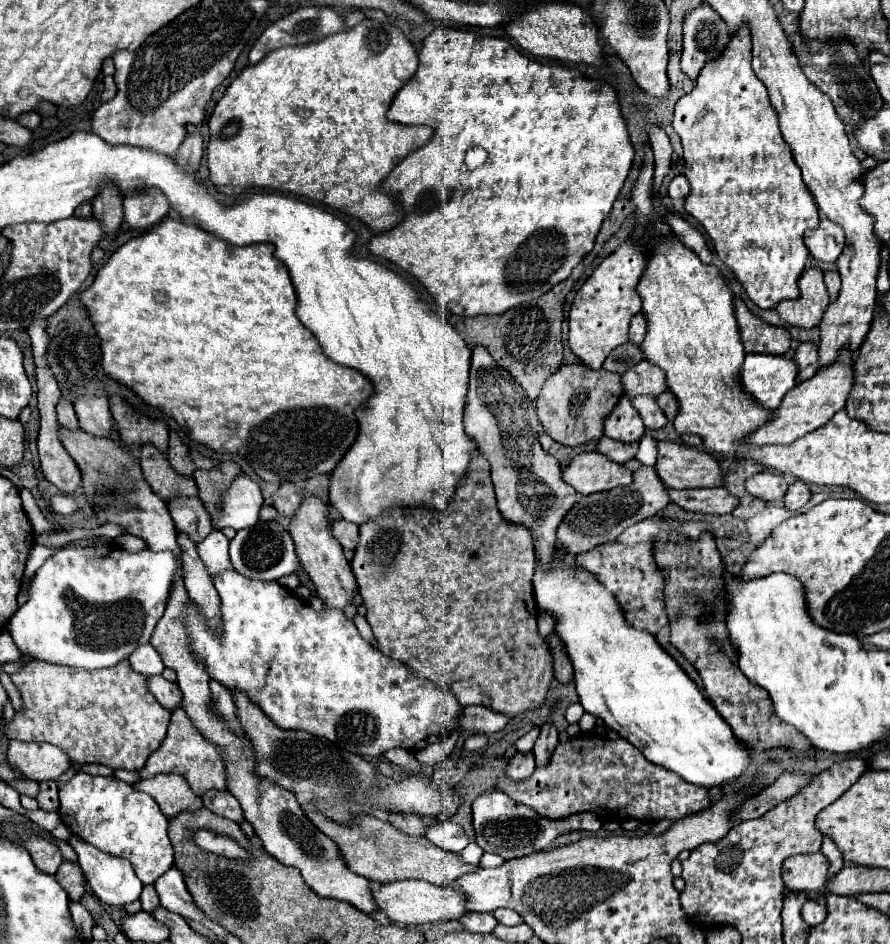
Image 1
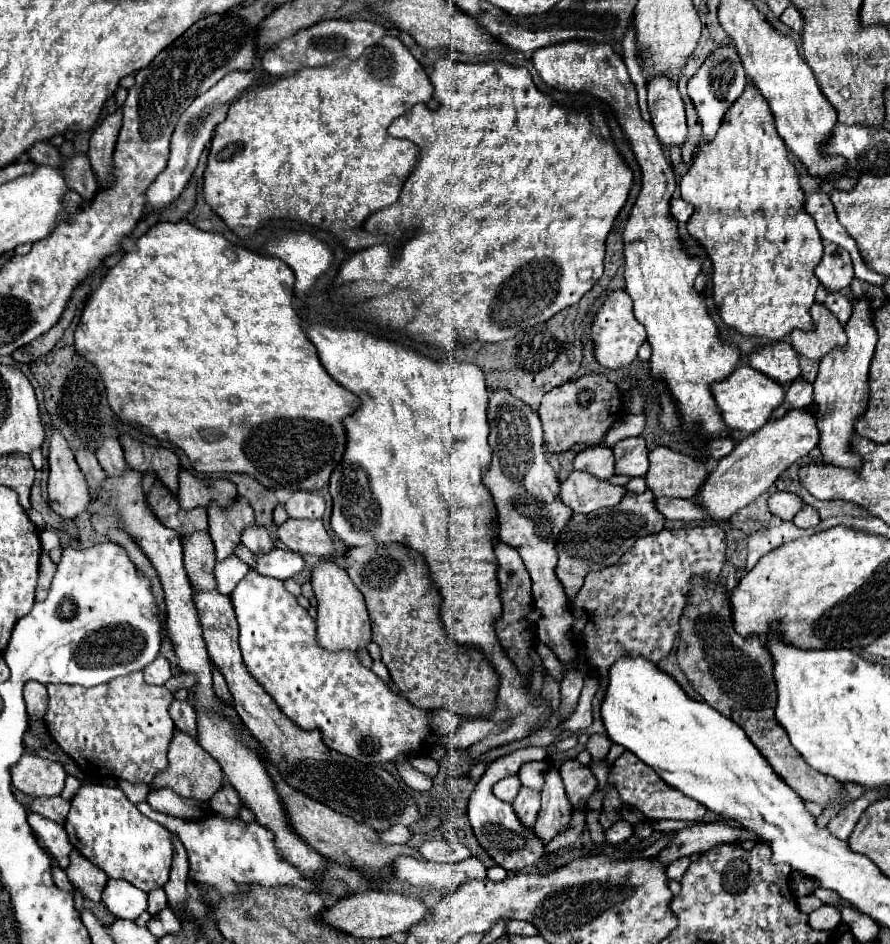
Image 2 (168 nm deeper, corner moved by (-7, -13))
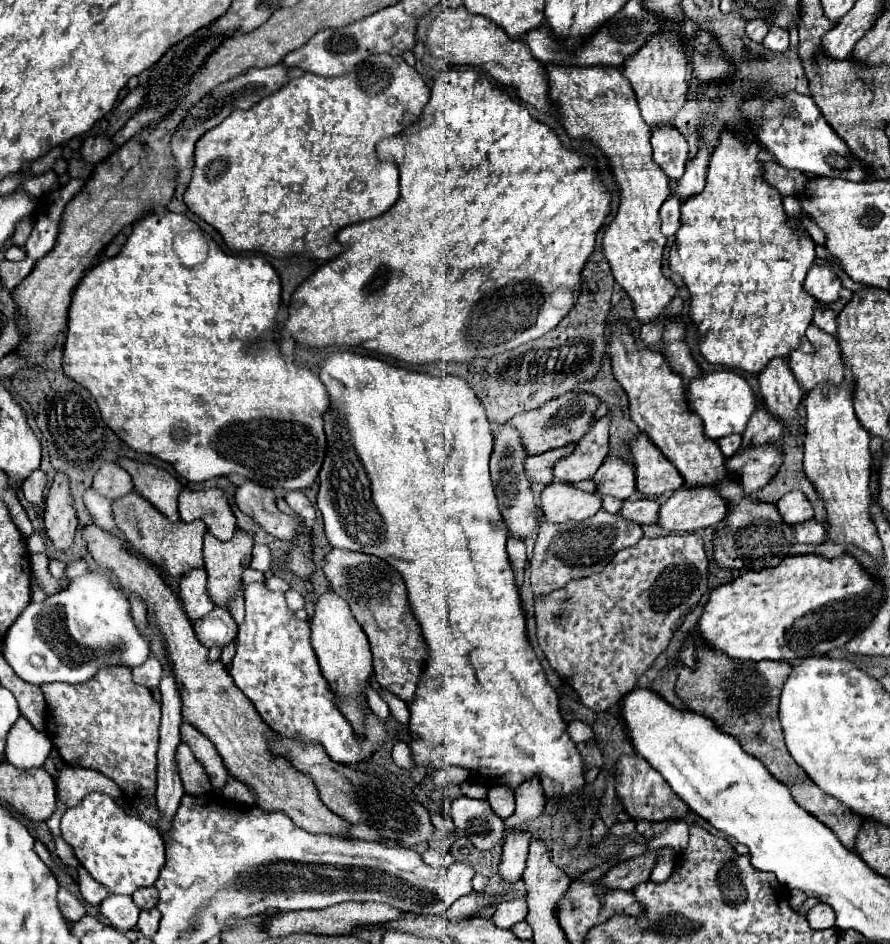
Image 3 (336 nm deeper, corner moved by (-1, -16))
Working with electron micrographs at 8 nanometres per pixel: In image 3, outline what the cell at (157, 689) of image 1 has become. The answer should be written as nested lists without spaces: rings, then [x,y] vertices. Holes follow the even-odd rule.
[[[188,722],[182,724],[180,734],[182,734],[182,742],[186,742],[190,746],[194,756],[204,766],[212,786],[216,790],[222,790],[222,786],[226,784],[226,778],[228,778],[228,772],[226,772],[226,766],[224,766],[218,750],[214,748],[214,744],[210,744],[210,740],[202,732],[198,732],[194,726],[190,726]]]

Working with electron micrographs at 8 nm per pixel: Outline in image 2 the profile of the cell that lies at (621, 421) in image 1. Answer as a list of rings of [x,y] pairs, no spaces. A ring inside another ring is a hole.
[[[628,437],[614,445],[616,473],[640,477],[648,471],[648,447],[642,437]]]

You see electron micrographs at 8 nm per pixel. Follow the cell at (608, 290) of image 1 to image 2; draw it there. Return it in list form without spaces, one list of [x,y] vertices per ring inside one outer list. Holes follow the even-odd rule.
[[[624,289],[612,291],[606,297],[602,307],[594,315],[590,331],[590,339],[594,343],[594,359],[606,369],[622,369],[630,365],[636,359],[638,347],[646,341],[646,329],[636,321],[632,311],[632,299]]]

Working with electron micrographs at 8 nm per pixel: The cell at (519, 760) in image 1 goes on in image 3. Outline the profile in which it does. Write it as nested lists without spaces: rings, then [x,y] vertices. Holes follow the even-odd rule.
[[[518,832],[518,834],[510,834],[506,838],[504,844],[504,852],[500,858],[500,866],[498,866],[498,874],[502,876],[504,882],[518,882],[524,874],[526,868],[526,856],[528,856],[528,834]]]

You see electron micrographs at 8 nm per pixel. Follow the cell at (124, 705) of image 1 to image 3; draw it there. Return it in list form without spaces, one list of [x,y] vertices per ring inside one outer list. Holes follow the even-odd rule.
[[[102,668],[102,672],[98,672],[98,676],[94,676],[94,680],[90,680],[90,684],[52,682],[52,684],[42,684],[40,688],[42,688],[44,698],[46,698],[46,734],[52,738],[52,744],[54,744],[56,750],[60,752],[62,760],[64,760],[66,764],[72,764],[72,766],[78,764],[78,766],[82,766],[82,768],[94,768],[94,770],[106,774],[108,778],[112,778],[112,780],[120,786],[122,794],[124,794],[124,798],[126,798],[126,802],[128,802],[128,806],[132,806],[132,808],[140,814],[140,818],[142,818],[144,822],[156,826],[156,824],[160,822],[160,818],[162,818],[162,814],[160,814],[160,810],[158,810],[158,806],[156,806],[156,796],[154,796],[154,794],[156,794],[156,750],[158,750],[158,730],[160,730],[160,702],[156,702],[156,700],[152,698],[152,692],[150,692],[146,686],[134,684],[130,668]]]

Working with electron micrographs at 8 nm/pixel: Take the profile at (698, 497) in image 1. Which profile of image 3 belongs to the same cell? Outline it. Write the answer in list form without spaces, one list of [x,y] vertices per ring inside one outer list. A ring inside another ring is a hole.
[[[624,500],[620,514],[636,524],[654,524],[658,518],[660,502],[654,500]]]

